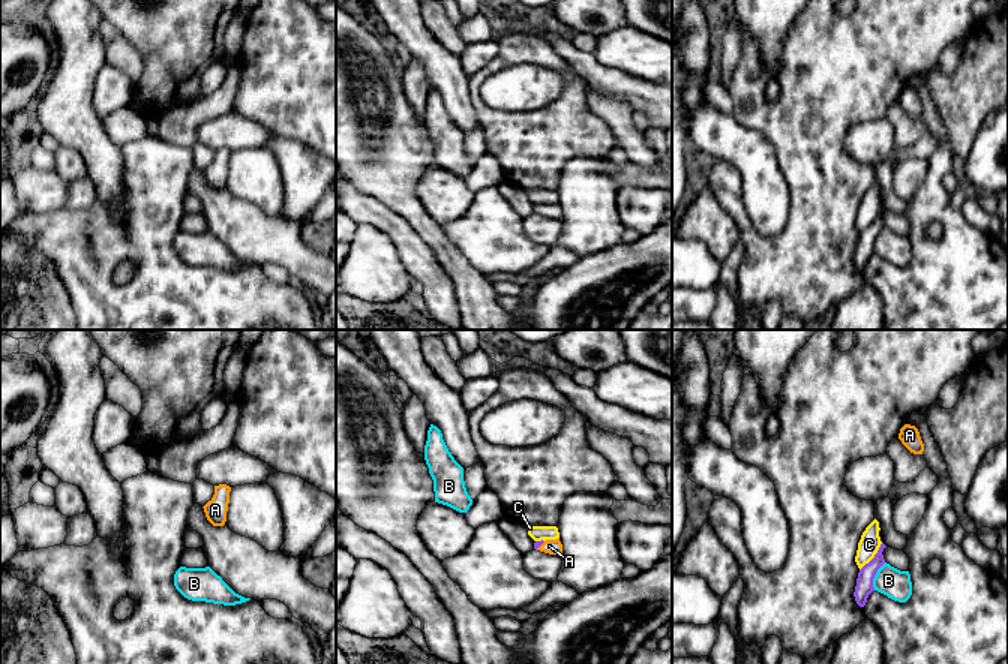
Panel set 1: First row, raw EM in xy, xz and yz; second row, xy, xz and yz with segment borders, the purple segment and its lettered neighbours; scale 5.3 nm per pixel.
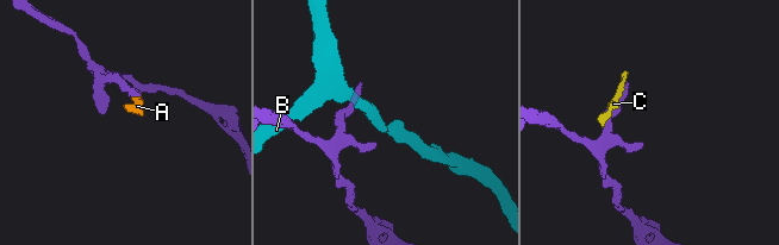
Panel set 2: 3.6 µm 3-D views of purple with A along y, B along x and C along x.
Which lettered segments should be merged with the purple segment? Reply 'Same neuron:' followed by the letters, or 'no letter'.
Same neuron: A

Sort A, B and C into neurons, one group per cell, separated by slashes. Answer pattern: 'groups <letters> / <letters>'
groups A / B / C

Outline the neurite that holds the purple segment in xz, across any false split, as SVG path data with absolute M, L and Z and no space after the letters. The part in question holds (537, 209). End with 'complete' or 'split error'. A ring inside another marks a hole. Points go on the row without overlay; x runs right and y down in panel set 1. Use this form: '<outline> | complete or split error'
M560 202L556 204L546 204L546 205L536 205L534 207L534 213L536 214L540 214L540 216L544 216L544 217L549 217L549 219L560 219L562 217L562 208L560 205Z | split error

